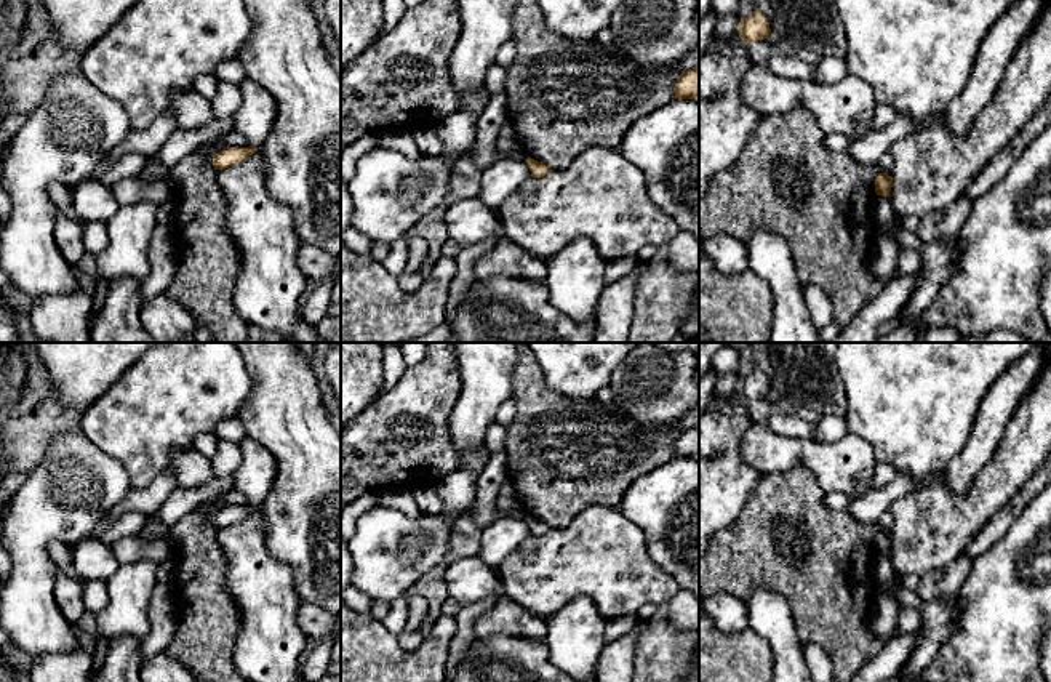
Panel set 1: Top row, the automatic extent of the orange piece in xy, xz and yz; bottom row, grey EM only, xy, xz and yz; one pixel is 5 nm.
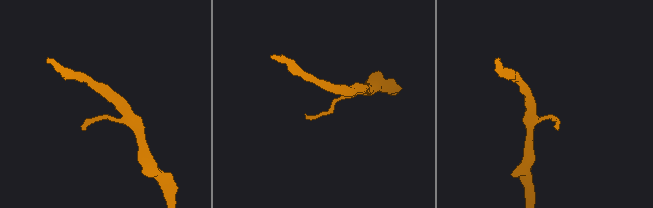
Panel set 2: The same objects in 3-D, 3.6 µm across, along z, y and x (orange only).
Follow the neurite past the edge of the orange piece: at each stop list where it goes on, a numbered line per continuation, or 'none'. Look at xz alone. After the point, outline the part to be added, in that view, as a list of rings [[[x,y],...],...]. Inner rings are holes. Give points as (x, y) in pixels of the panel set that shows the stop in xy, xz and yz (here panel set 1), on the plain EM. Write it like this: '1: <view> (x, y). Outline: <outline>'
none

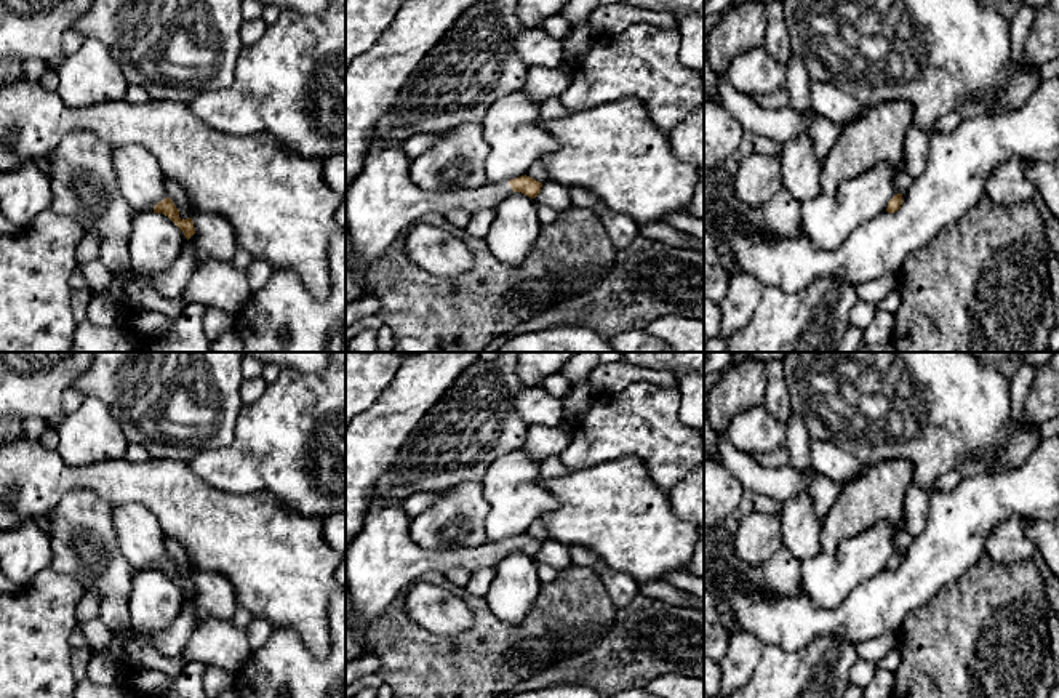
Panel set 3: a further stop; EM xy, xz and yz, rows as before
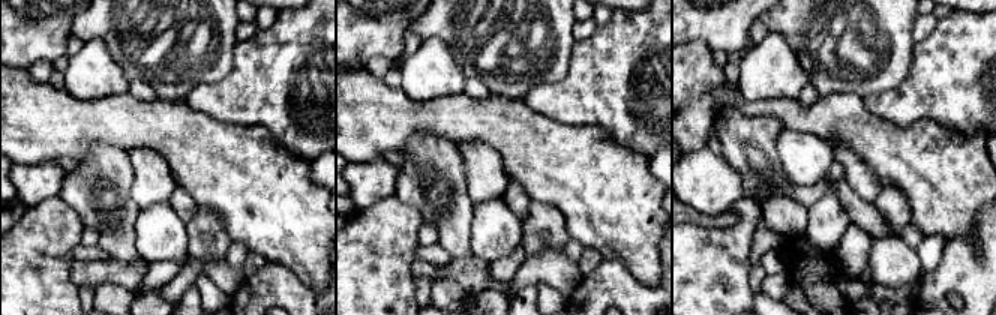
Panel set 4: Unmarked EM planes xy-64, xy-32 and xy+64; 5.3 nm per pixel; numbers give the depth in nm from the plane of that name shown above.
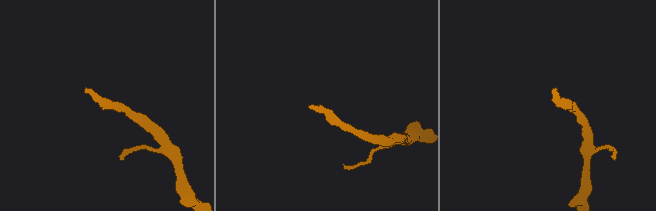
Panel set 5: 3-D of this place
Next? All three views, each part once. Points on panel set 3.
1: xz (381, 562). Outline: [[[370,501],[363,514],[362,530],[346,546],[346,584],[349,586],[352,612],[346,624],[360,644],[360,658],[371,653],[366,639],[368,628],[426,572],[445,573],[450,568],[475,570],[496,565],[512,549],[509,540],[458,552],[434,552],[418,546],[410,535],[410,522],[403,501]],[[358,658],[358,660],[360,660]]]

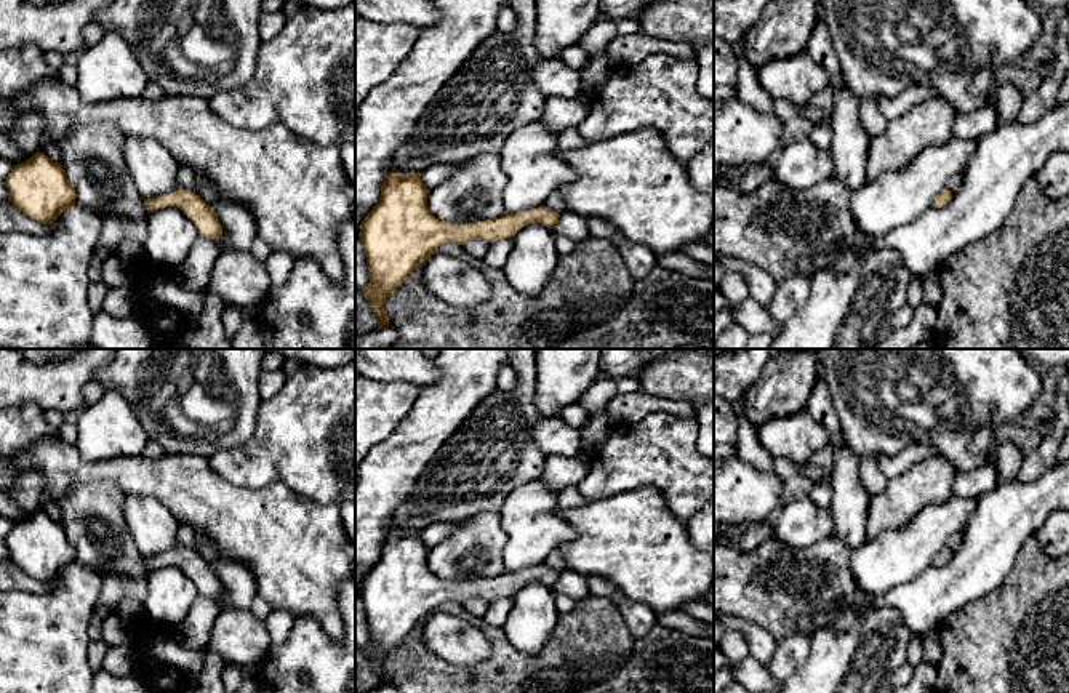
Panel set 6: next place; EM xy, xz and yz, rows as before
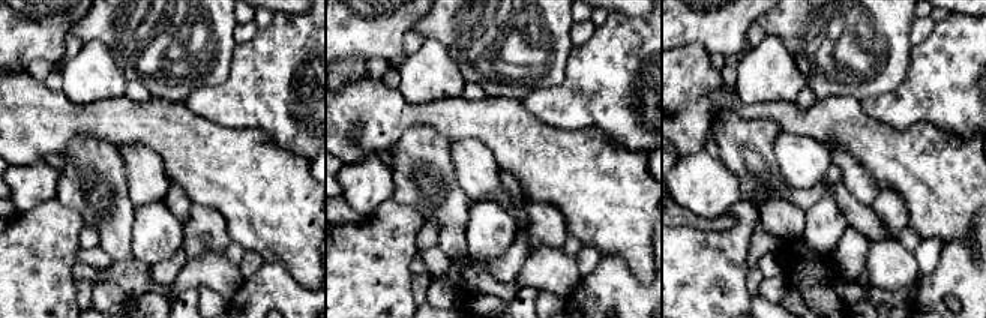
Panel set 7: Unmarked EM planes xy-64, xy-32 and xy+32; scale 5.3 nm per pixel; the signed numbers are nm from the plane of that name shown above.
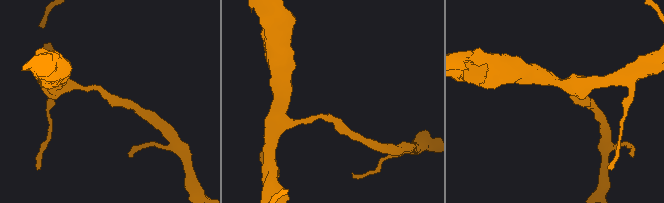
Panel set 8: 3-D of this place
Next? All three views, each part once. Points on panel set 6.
none

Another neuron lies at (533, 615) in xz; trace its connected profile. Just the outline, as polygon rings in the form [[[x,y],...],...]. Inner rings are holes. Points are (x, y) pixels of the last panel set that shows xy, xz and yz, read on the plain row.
[[[528,581],[514,594],[502,631],[515,650],[536,655],[547,643],[559,616],[552,587]]]

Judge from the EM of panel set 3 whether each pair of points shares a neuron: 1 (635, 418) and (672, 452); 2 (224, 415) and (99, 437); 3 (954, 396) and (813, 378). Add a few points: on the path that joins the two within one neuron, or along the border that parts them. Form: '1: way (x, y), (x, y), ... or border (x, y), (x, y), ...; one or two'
1: way (645, 428), (663, 442); one
2: border (101, 401), (130, 442); two
3: way (919, 370), (848, 370); one

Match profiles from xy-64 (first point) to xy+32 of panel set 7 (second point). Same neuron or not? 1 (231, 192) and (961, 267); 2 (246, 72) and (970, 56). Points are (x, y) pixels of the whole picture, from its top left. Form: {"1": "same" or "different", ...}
{"1": "different", "2": "same"}

